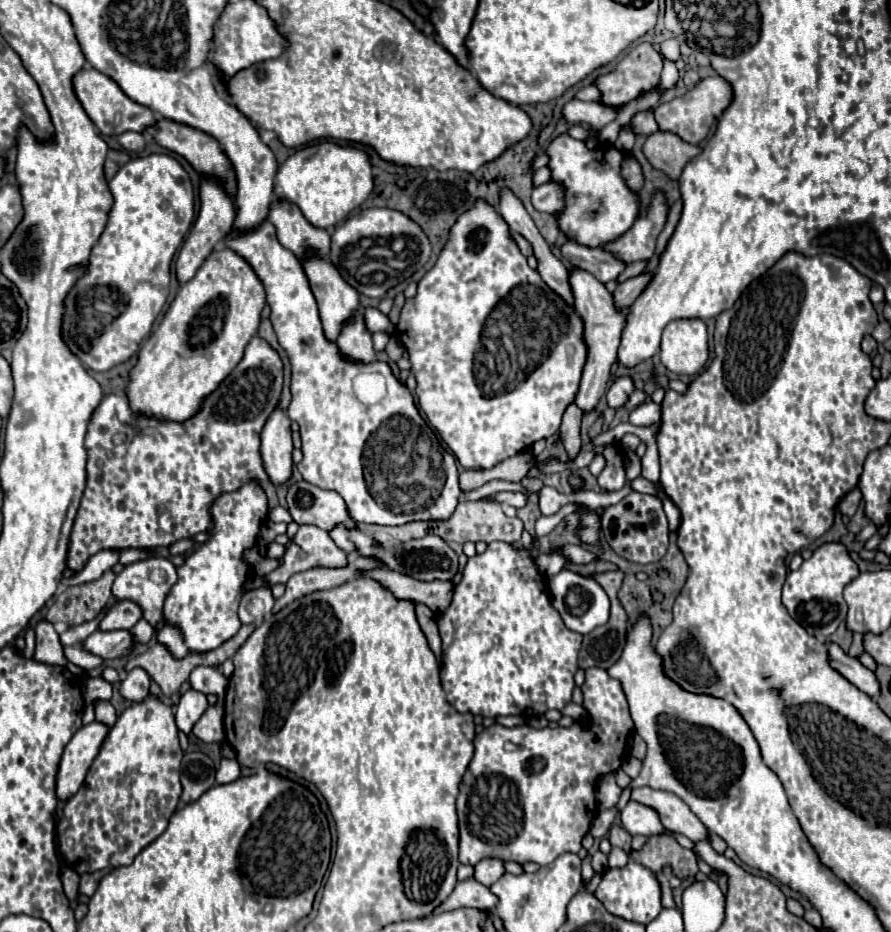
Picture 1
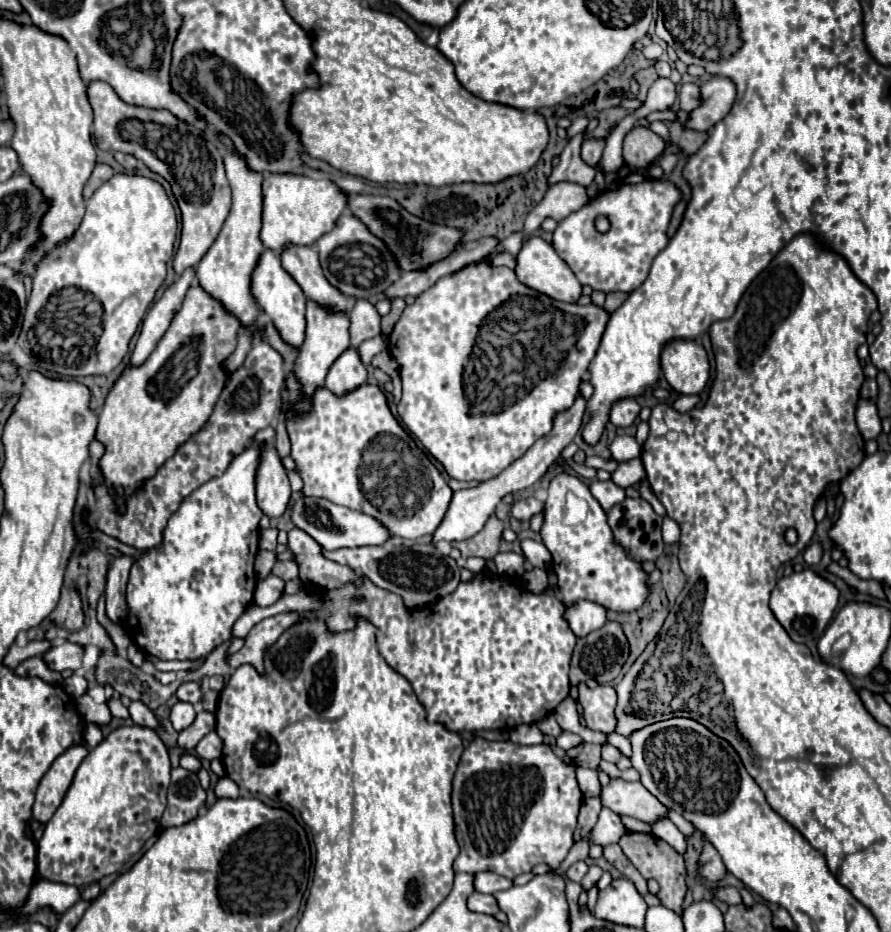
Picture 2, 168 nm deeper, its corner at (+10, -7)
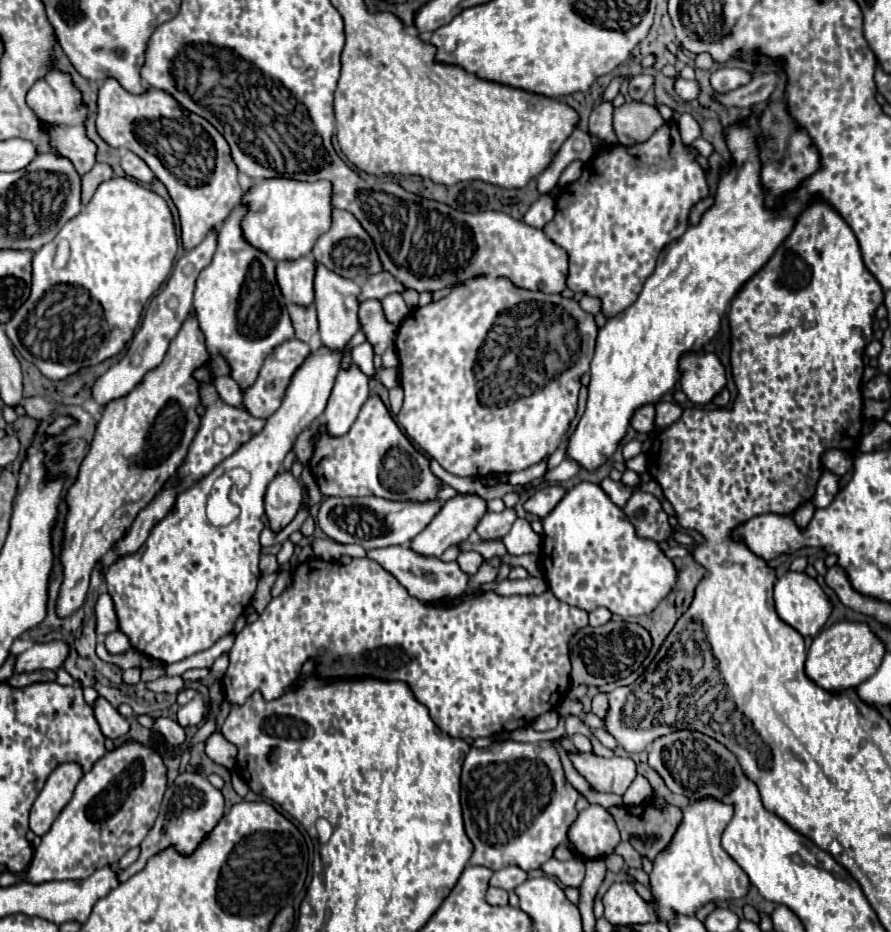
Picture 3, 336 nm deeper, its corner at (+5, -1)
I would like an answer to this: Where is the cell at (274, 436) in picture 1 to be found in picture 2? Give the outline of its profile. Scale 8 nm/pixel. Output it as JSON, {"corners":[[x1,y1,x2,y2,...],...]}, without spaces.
{"corners":[[272,443,262,445,262,457,256,475,256,495,258,507,270,519,282,517,290,503,290,481]]}

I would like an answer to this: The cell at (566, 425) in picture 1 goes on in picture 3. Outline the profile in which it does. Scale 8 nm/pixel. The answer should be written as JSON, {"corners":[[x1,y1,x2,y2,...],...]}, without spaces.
{"corners":[[581,481,573,489,569,489,563,495,563,499,557,503,557,507,543,519,543,533,549,539,543,539,543,547,539,555,541,567,553,595,567,605,573,605,585,611,607,607,611,613,621,617,643,615,643,613,651,613,657,607,657,603,669,593,669,589,673,589,675,585,675,579,677,579,675,567,663,555,659,545,655,541,637,537,623,509,613,505,607,493,595,483]]}

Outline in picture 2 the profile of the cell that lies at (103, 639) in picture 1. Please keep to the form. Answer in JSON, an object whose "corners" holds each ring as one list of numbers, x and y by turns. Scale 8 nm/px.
{"corners":[[64,641,62,645,50,647,46,653,42,653,44,663,52,667,52,671,64,671,64,669,78,669,82,663,84,649,78,643]]}

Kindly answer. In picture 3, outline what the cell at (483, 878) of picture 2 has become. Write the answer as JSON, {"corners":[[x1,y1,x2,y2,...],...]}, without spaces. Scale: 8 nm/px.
{"corners":[[515,865,513,867,505,867,505,869,499,869,493,873,489,885,493,887,501,887,505,891,513,891,517,885,521,885,523,881,527,879,527,873,523,869,517,869]]}

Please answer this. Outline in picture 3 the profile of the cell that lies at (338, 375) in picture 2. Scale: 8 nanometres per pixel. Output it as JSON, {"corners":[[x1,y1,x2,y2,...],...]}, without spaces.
{"corners":[[351,363,347,369,341,369,331,391,327,409,323,413,329,435,339,437,349,431,361,405,369,397,369,377,359,369,357,363]]}

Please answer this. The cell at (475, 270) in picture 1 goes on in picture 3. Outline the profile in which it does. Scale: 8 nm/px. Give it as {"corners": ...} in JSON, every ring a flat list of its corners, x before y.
{"corners":[[479,275,471,277,465,283,453,287,453,291,439,299,431,301,425,307,419,307,409,313,409,317,399,325,395,349,399,355,399,371,401,371,401,387,405,391,403,407,397,415,399,425,405,429,405,435,419,445,429,457,439,461,439,465,459,477,487,477,487,475,509,475,515,471,523,471,535,463,539,463,543,457,551,455,561,443,569,429,571,419,577,413,577,395,581,389,581,375,589,371,589,361,595,351,595,339,597,339,597,323,595,317,579,307,575,299,567,299,559,293,547,295,543,291,529,291,523,287,513,285,507,277,491,277,491,275]]}

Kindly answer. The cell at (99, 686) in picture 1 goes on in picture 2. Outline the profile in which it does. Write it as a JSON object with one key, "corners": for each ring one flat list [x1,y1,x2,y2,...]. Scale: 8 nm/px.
{"corners":[[82,695,82,697,78,699,78,707,80,707,80,713,82,713,82,717,84,717,86,723,104,727,104,725,108,725,110,719,112,719,108,705,106,705,106,703,102,703,102,705,94,703,90,695]]}

